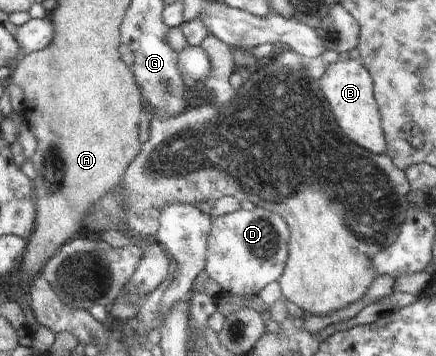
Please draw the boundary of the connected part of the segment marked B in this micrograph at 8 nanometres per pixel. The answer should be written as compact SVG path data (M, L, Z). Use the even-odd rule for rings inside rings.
M349 58L344 61L335 61L325 69L321 75L319 87L323 93L323 99L327 99L327 105L337 121L337 125L355 145L365 147L373 155L386 154L387 143L383 137L381 117L379 109L373 97L373 80L363 64Z

